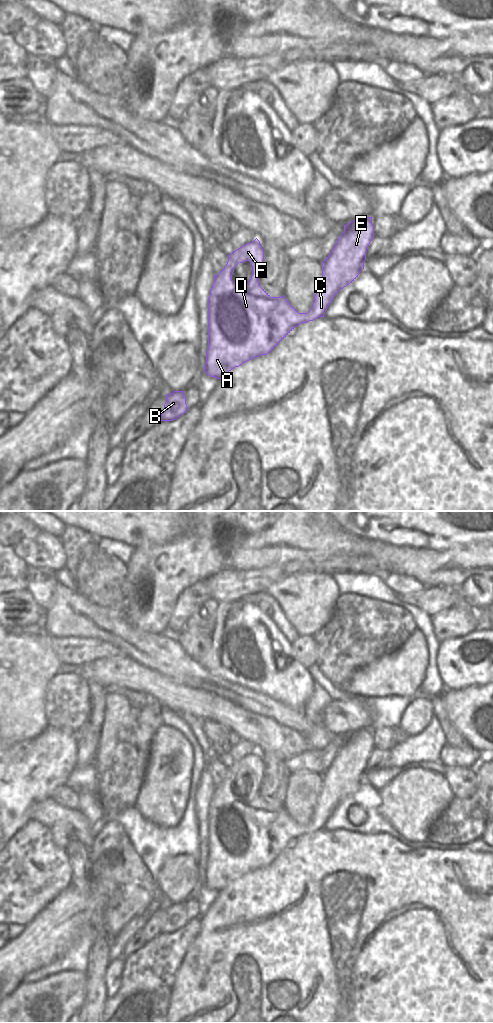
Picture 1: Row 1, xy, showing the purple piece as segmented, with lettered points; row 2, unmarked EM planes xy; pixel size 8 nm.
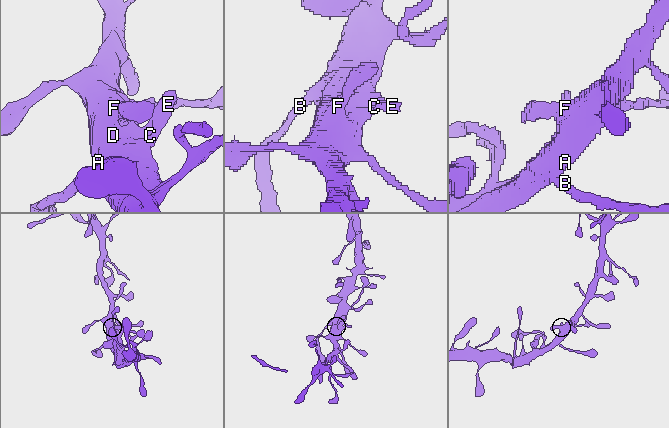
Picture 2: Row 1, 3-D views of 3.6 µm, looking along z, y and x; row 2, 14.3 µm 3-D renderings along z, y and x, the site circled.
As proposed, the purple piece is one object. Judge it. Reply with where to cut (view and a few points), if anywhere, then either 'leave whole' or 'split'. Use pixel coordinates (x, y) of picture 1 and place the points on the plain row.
no cut | leave whole

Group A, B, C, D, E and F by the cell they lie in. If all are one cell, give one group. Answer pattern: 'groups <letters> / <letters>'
groups A B C D E F

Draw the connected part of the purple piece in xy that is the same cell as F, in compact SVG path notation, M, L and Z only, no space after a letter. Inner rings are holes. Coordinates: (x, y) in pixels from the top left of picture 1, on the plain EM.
M361 729L344 737L344 744L322 774L322 790L312 820L307 825L299 825L284 807L271 809L260 798L258 789L264 774L264 762L257 750L230 765L226 778L214 787L208 810L208 862L204 884L211 889L221 891L235 879L270 865L301 835L324 829L336 806L352 795L364 781L366 764L374 748L372 729ZM245 773L249 773L252 778L252 788L248 796L241 799L232 792L232 786L234 780Z

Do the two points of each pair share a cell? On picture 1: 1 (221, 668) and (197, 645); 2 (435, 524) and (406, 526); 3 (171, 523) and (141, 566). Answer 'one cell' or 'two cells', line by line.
1: two cells
2: one cell
3: two cells

